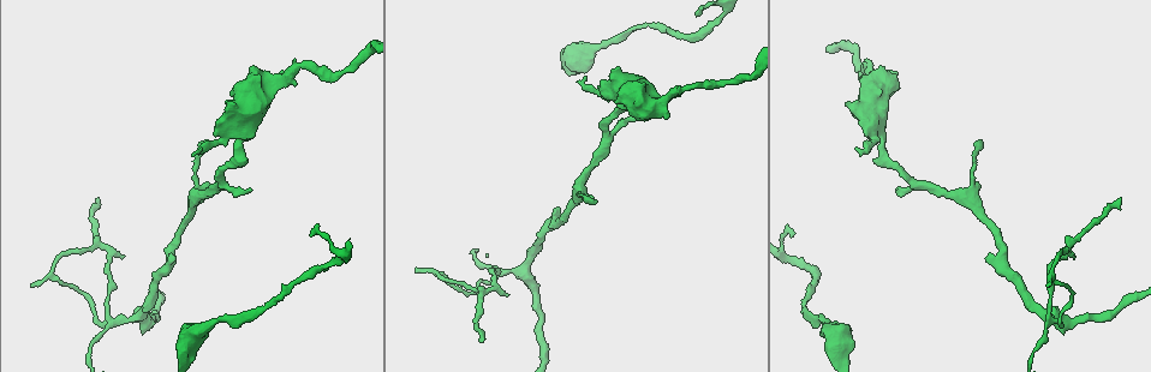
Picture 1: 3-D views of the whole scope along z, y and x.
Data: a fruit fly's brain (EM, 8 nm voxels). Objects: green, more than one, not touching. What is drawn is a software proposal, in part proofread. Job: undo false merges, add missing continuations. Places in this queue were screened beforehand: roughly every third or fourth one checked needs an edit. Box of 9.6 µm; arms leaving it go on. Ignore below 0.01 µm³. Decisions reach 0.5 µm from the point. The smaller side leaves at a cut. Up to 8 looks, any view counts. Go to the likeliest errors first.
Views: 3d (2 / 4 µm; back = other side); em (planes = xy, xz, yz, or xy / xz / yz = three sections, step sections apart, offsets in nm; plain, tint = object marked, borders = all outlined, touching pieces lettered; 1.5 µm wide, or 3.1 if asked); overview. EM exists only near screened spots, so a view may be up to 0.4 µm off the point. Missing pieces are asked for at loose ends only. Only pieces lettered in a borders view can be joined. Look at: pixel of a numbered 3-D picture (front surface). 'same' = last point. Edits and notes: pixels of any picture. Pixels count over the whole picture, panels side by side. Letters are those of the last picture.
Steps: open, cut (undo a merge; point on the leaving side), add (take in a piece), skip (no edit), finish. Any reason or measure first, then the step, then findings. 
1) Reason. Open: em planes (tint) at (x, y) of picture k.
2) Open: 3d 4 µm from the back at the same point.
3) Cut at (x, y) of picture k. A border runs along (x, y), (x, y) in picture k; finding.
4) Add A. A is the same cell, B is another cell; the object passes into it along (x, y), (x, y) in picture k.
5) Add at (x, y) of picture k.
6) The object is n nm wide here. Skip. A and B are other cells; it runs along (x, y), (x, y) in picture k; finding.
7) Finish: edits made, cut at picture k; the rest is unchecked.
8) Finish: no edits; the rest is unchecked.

Free end. Open: em xz step 4 (tint) at (209, 183) of picture 1.

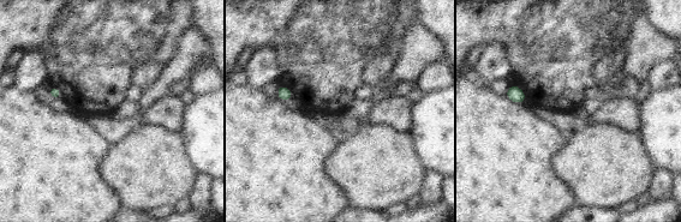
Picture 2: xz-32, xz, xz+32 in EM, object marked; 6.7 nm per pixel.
Another direction. Open: em planes (borders) at the same point.

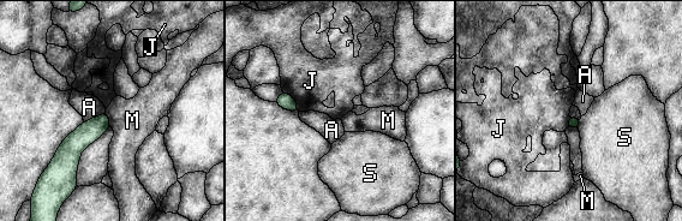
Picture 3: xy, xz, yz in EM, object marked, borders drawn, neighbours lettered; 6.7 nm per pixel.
Skip. A, J, M and S are other cells; it runs along (103, 117), (71, 150), (72, 177) in picture 3; no lettered piece goes on from it.

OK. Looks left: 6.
Branch stops here. Open: 3d 2 µm at (175, 259) of picture 1.

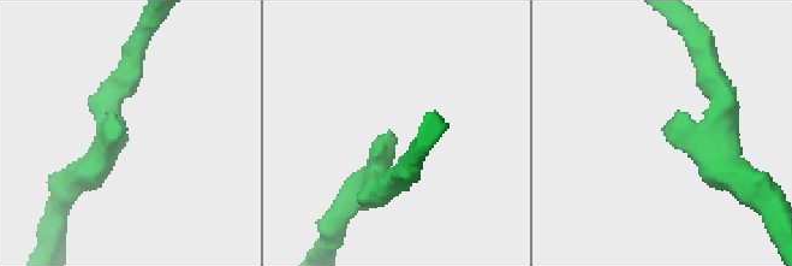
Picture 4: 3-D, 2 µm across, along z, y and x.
The arms are 200, 220 nm wide. Open: em planes (borders) at (122, 136) of picture 4.

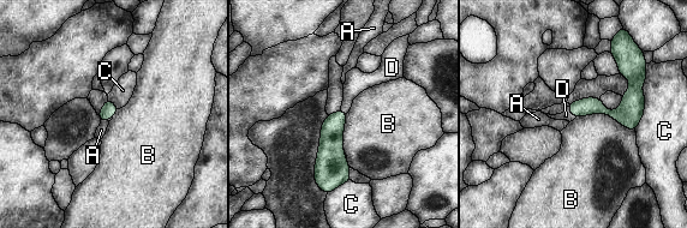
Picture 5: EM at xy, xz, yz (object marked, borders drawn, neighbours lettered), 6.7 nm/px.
Add D. D is the same cell, A, B and C are other cells; the cell continues.

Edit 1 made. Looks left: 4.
Calibre changes. Open: em planes (tint) at (504, 271) of picture 1.

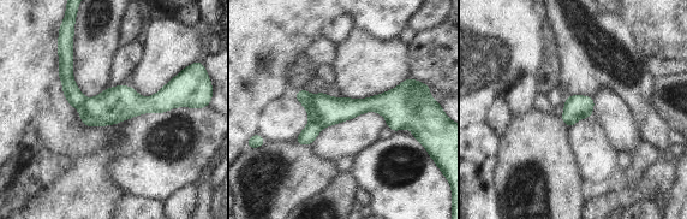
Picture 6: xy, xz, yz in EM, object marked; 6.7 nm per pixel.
Open: em planes (borders) at the same point.

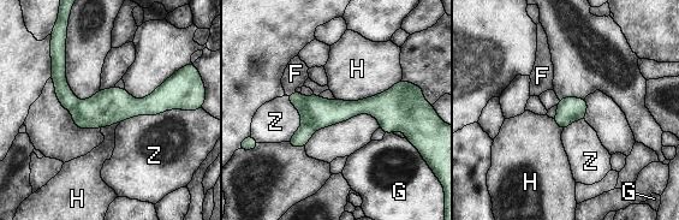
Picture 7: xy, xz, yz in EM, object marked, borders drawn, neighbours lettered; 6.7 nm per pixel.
The object is 160 nm wide here. Cut at (296, 99) of picture 7. F, G, H and Z are other cells; the part that leaves runs along (61, 53), (59, 82), (71, 106) in picture 7; a second cell is stuck on.

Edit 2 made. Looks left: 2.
Finish: edits made, add at picture 5, cut at picture 7; the rest is unchecked.

